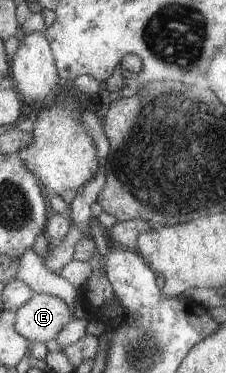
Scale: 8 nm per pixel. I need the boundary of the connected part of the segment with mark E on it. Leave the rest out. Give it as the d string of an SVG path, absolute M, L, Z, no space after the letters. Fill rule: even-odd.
M36 294L17 311L16 329L32 343L50 341L74 319L73 309L61 297Z

